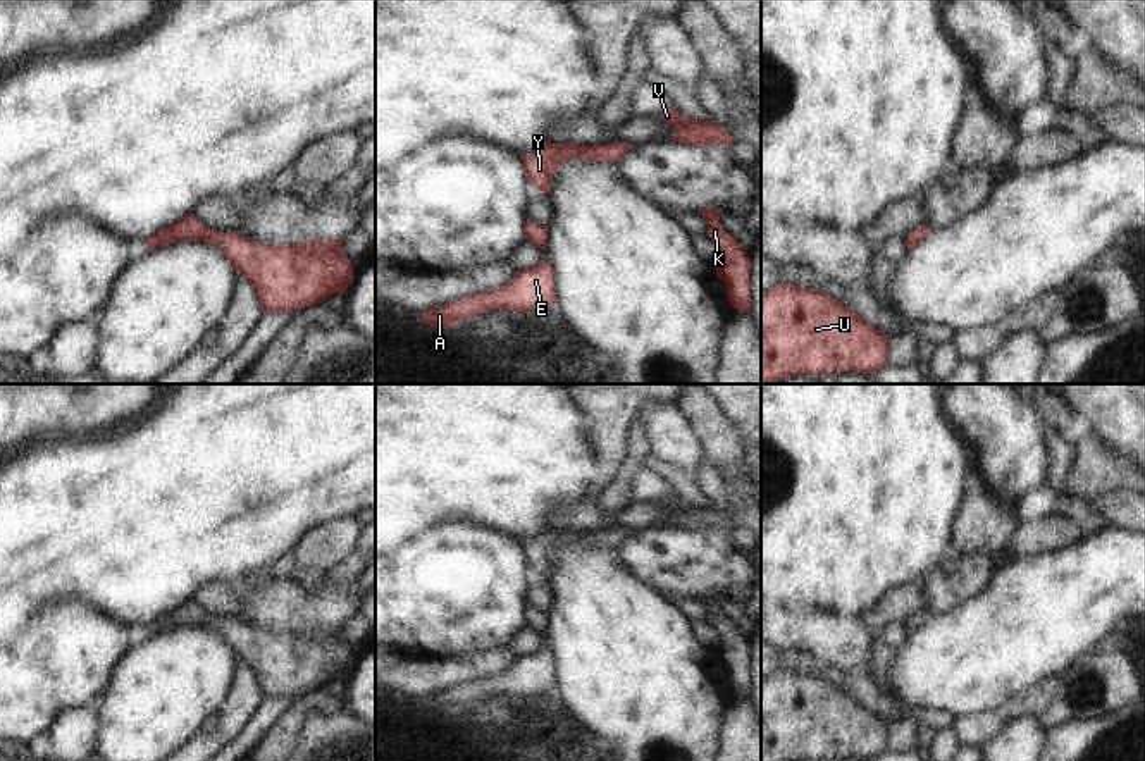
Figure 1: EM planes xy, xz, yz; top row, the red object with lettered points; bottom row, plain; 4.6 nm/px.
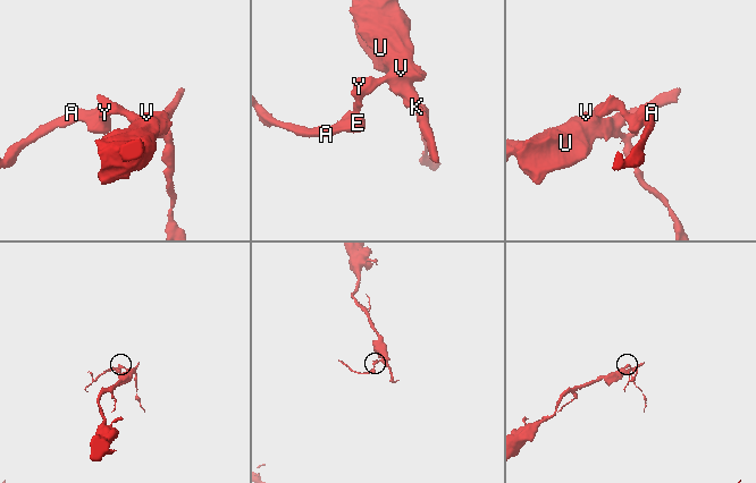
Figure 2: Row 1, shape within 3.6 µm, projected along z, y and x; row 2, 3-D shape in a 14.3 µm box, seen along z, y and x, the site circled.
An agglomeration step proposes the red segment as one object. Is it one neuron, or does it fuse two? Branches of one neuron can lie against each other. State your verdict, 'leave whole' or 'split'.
leave whole

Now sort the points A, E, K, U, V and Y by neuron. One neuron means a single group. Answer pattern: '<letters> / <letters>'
A E K U V Y

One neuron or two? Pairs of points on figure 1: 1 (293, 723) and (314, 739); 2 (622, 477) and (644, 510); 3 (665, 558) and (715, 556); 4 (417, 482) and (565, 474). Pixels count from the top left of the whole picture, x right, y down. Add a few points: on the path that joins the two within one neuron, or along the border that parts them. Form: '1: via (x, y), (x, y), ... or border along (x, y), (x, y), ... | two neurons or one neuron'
1: border along (338, 711), (314, 715), (303, 725), (297, 742) | two neurons
2: border along (632, 503), (605, 517) | two neurons
3: via (677, 558), (703, 558) | one neuron
4: via (453, 474), (529, 474) | one neuron

